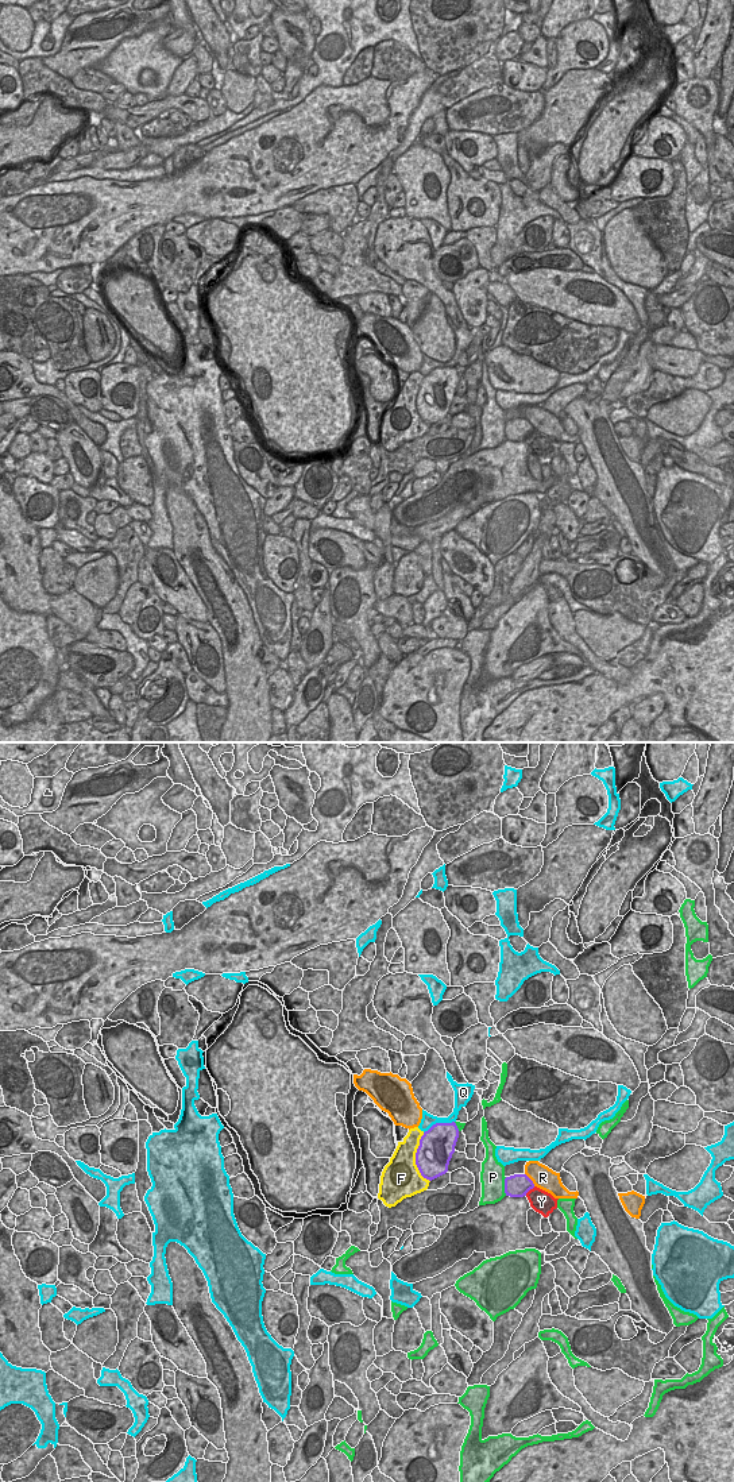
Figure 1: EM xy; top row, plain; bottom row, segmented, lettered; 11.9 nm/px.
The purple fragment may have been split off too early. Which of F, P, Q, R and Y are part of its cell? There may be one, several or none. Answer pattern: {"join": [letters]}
{"join": []}

